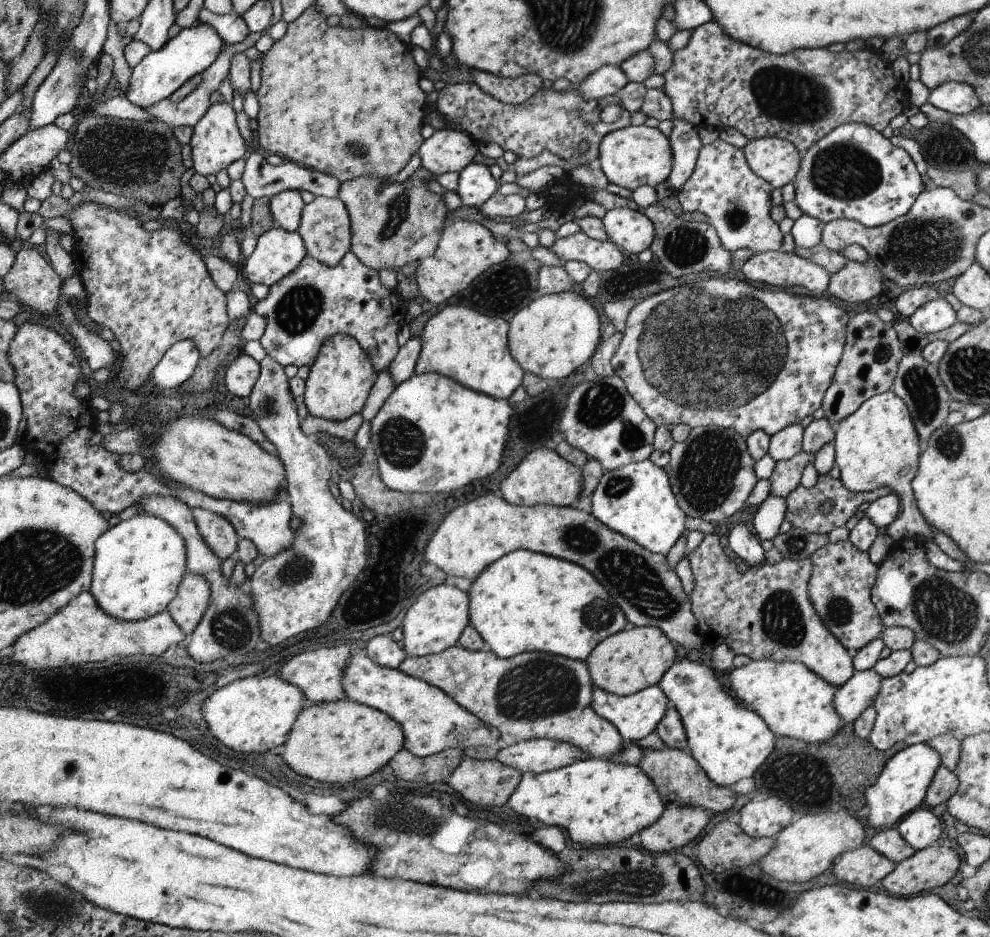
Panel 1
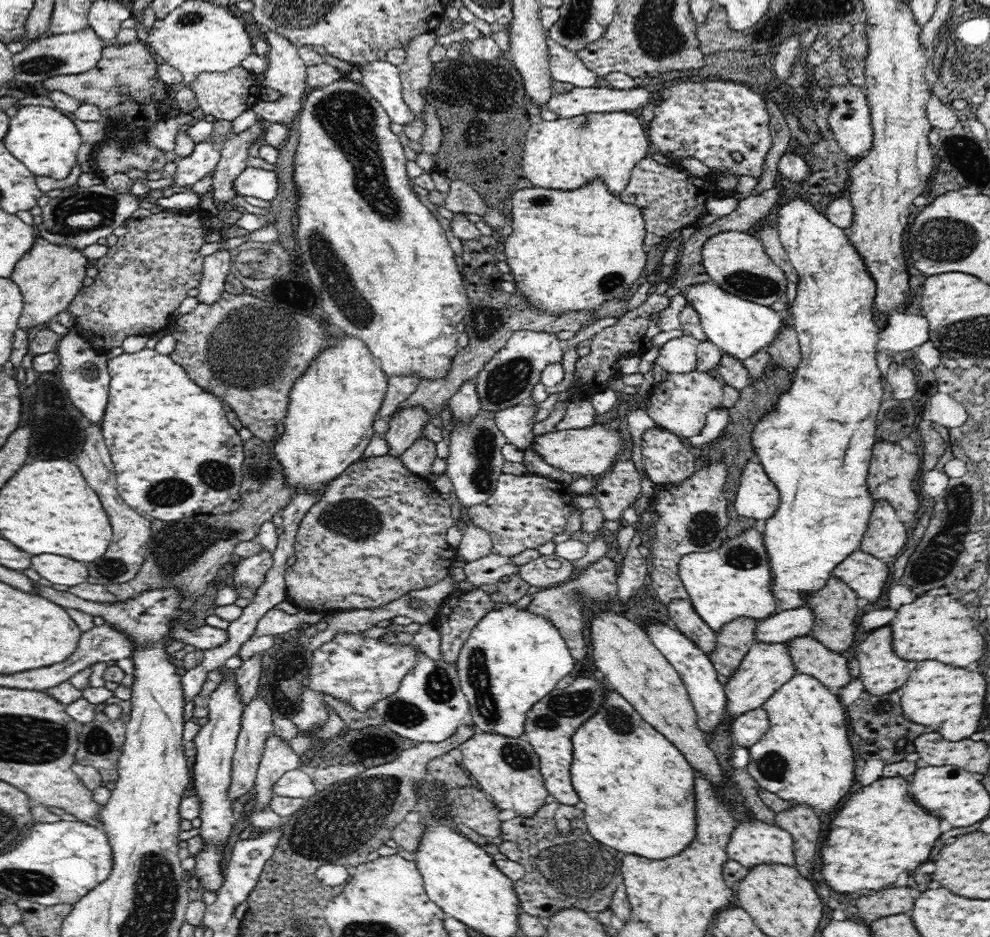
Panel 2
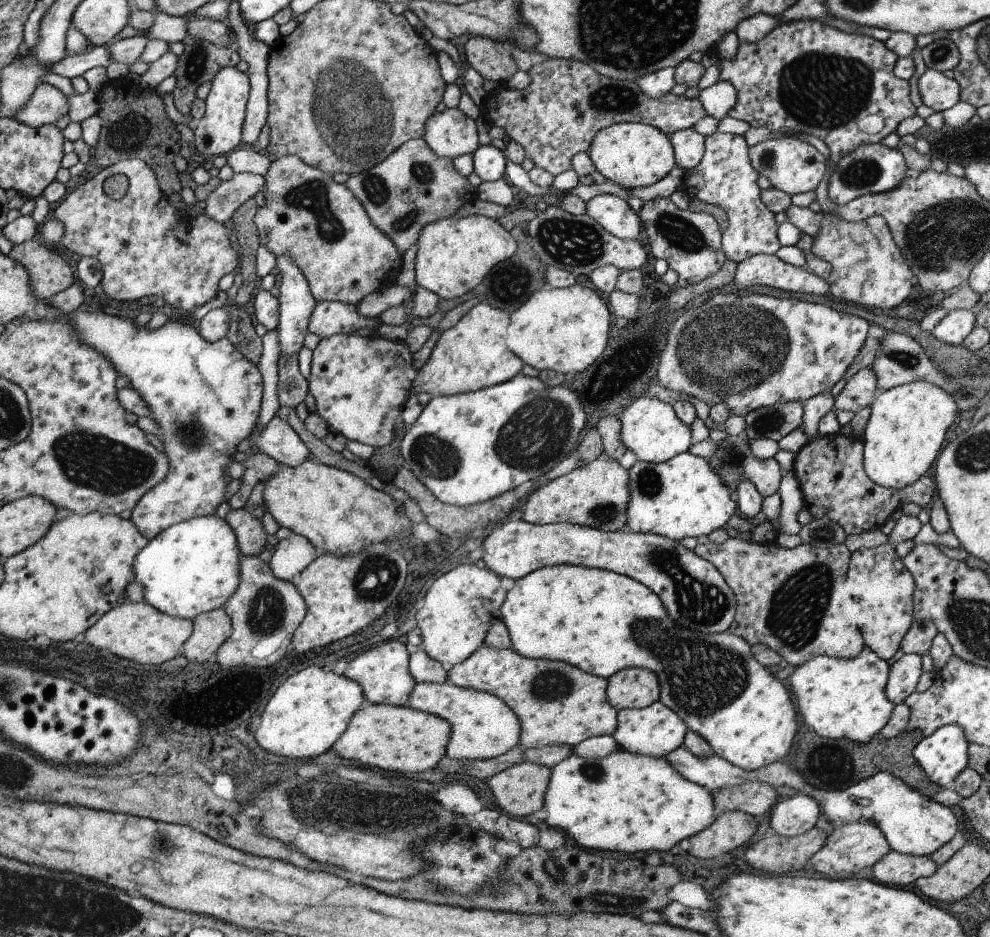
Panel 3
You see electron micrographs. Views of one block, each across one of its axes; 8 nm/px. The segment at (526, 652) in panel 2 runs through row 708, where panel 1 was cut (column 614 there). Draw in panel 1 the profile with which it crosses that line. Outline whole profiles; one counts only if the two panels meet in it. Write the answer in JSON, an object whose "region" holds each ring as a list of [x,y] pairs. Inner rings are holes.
{"region":[[[650,459],[606,471],[591,494],[594,518],[612,530],[631,538],[650,552],[667,555],[686,530],[687,514],[680,508],[669,474]]]}

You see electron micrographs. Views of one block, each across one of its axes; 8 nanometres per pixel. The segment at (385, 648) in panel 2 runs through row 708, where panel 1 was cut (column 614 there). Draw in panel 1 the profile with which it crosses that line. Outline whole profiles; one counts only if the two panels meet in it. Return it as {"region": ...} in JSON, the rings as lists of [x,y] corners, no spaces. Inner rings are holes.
{"region":[[[715,277],[706,281],[674,287],[640,301],[627,318],[626,328],[622,332],[622,342],[612,357],[611,365],[614,367],[615,374],[624,381],[629,395],[638,401],[644,412],[657,426],[687,424],[692,428],[716,425],[717,427],[734,429],[745,439],[755,430],[763,430],[772,436],[785,429],[789,424],[802,422],[803,418],[816,412],[822,406],[825,392],[832,384],[833,375],[846,344],[847,326],[850,319],[847,312],[823,297],[803,297],[792,293],[778,292],[778,290],[763,290],[752,287],[742,280],[723,280]]]}

